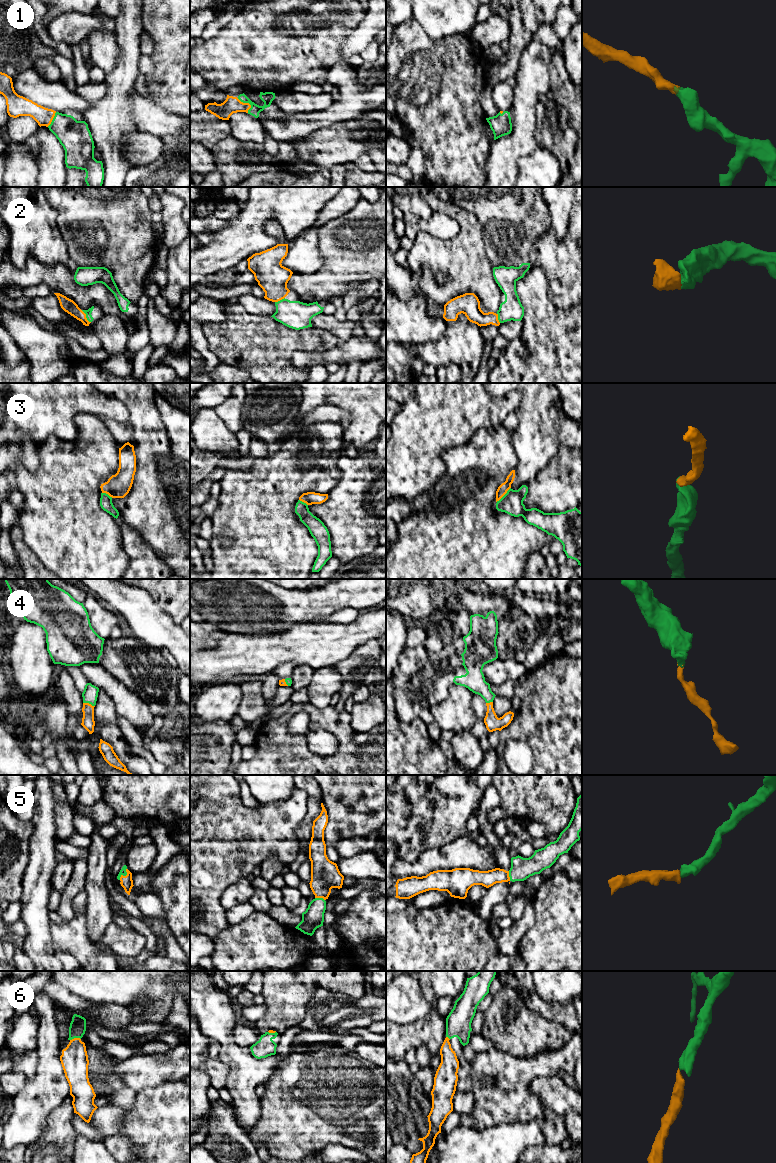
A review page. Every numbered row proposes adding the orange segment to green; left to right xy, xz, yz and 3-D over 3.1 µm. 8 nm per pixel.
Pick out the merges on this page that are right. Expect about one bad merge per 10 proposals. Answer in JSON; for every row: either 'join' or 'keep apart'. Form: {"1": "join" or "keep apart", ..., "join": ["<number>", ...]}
{"1": "join", "2": "join", "3": "join", "4": "join", "5": "join", "6": "join", "join": ["1", "2", "3", "4", "5", "6"]}

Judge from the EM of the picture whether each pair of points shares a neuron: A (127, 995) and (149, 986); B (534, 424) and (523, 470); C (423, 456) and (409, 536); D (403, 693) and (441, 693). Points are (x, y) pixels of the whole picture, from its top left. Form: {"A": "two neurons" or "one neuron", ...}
{"A": "one neuron", "B": "one neuron", "C": "two neurons", "D": "one neuron"}

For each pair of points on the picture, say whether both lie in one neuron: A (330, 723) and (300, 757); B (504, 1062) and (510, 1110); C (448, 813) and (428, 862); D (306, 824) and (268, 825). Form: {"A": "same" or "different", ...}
{"A": "same", "B": "same", "C": "different", "D": "different"}

